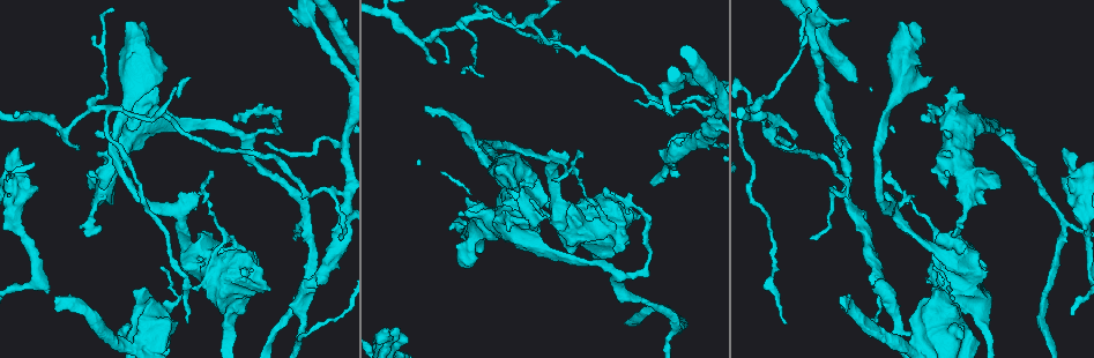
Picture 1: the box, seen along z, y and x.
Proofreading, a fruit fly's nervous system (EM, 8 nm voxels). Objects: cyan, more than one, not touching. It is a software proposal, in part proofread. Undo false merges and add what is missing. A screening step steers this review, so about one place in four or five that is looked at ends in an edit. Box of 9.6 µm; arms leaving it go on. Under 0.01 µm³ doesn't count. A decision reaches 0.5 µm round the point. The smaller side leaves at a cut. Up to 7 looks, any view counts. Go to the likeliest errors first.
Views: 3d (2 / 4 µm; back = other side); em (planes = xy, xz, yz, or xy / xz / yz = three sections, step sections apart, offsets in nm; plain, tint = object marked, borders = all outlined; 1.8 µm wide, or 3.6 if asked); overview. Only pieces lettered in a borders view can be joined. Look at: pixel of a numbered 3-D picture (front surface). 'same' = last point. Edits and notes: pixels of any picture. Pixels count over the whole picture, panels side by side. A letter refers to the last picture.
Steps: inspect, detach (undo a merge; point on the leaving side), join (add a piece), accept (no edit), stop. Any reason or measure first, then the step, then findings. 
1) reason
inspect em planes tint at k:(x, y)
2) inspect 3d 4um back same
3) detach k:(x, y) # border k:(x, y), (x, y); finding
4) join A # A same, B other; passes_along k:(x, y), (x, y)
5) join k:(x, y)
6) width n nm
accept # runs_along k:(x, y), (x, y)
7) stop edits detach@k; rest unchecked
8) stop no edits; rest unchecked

branch stops here
inspect em planes borders at 1:(388, 330)

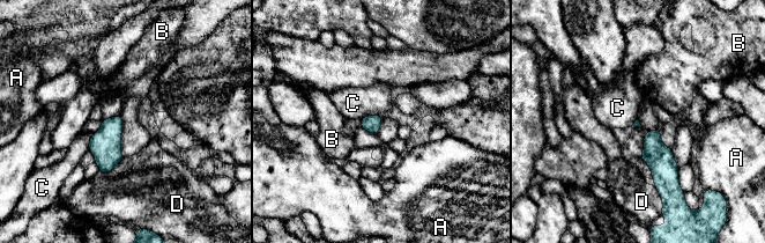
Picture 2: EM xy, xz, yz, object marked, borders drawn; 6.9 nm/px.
accept # A other, B other, C other, D other; border 2:(383, 116), (365, 116), (359, 119); none of them fits

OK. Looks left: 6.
thick turns thin
inspect 3d 4um at 1:(892, 99)

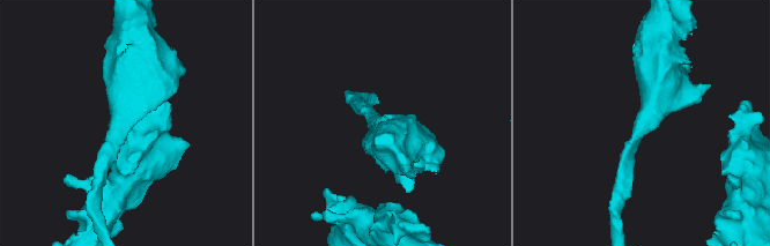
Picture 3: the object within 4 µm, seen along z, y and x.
arm_widths 200, 700 nm
inspect em planes borders at 3:(117, 124)

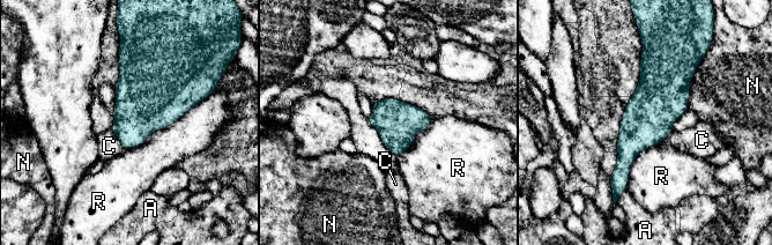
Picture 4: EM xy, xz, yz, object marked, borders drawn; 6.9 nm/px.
accept # A other, C other, N other, R other; border 4:(111, 130), (124, 149); one cell here

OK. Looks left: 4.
closes a loop
inspect 3d 4um back at 1:(241, 250)

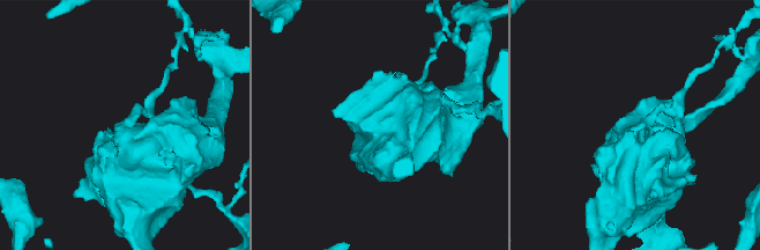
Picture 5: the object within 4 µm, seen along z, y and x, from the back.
need the tissue
inspect em 3.6um planes tint at 5:(120, 131)

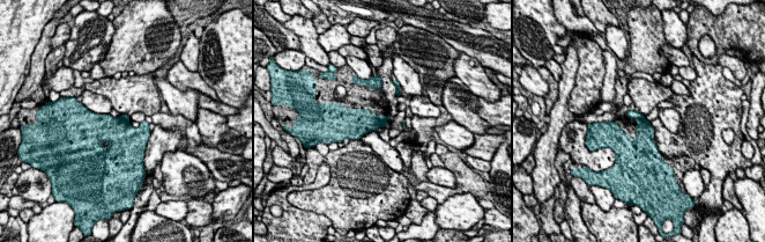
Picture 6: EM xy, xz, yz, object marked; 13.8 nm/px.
inspect em 3.6um planes borders same

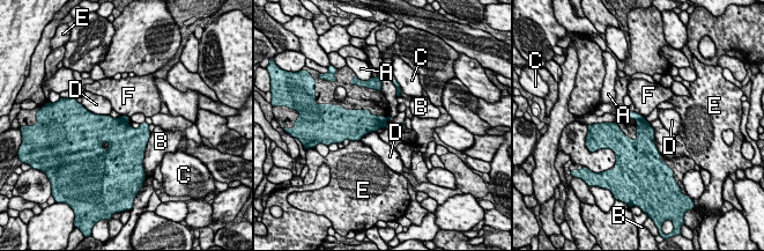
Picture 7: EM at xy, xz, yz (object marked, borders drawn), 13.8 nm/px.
width 240 nm; longest_contact D 360 nm
detach 7:(630, 115) # A other, B other, C other, D other, E other, F other; two cells meet here

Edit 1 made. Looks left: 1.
stop edits detach@7; rest unchecked

